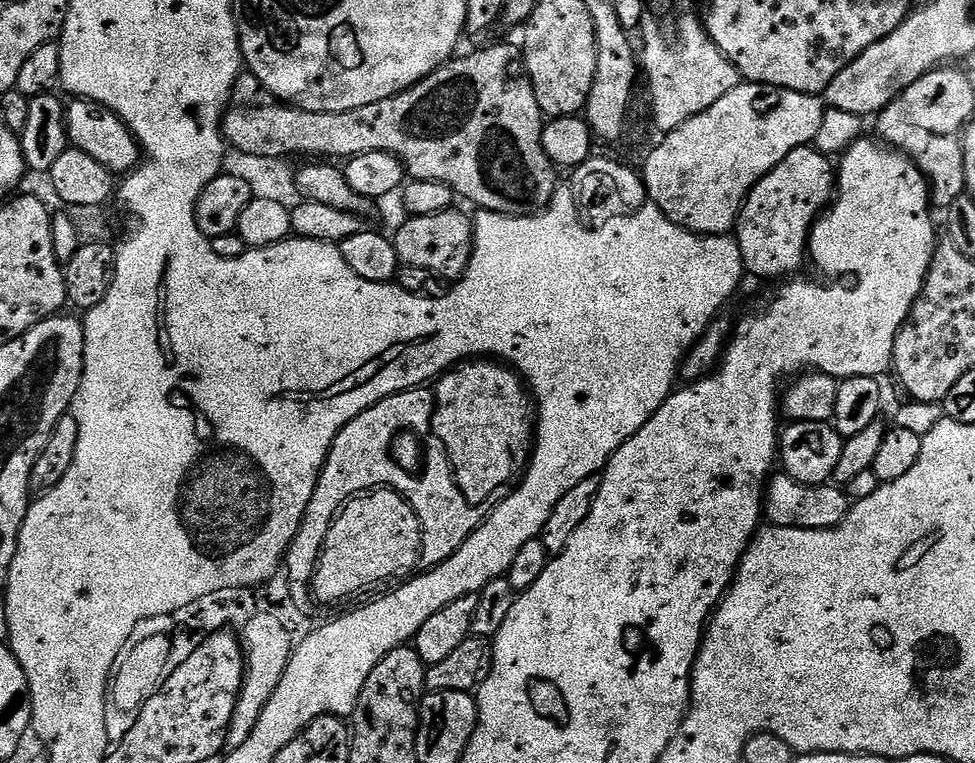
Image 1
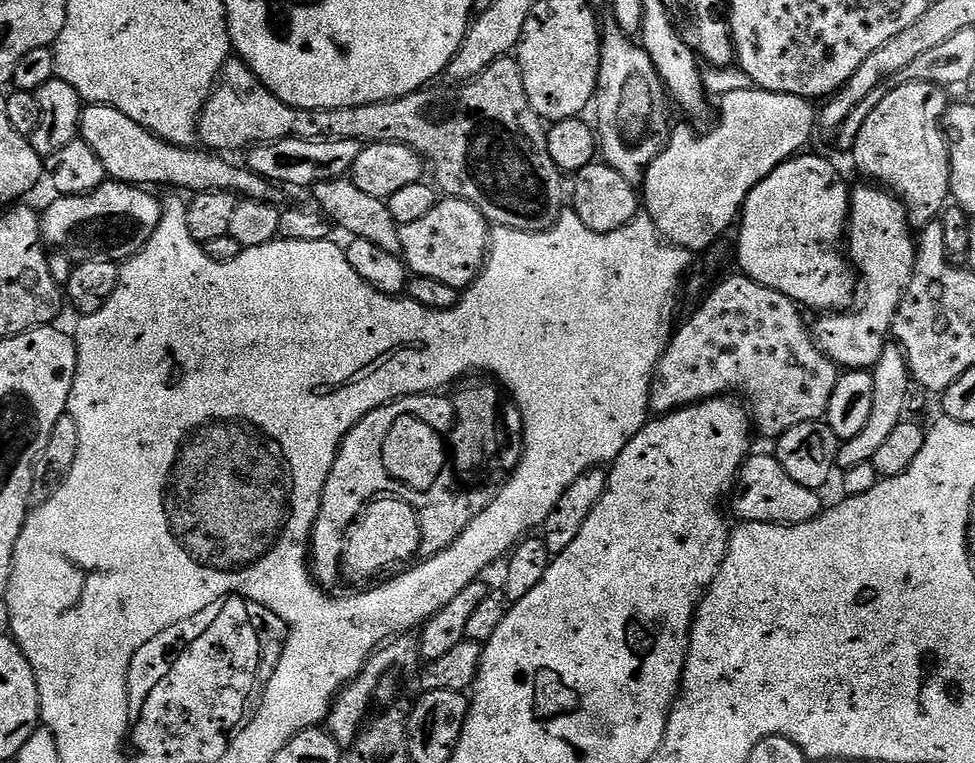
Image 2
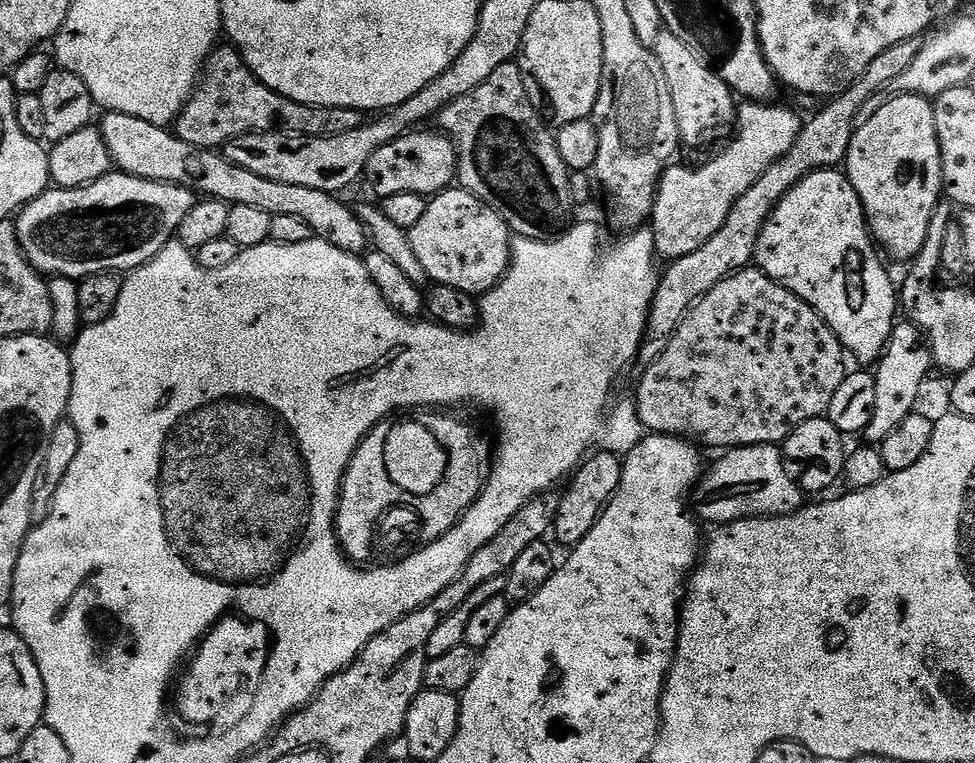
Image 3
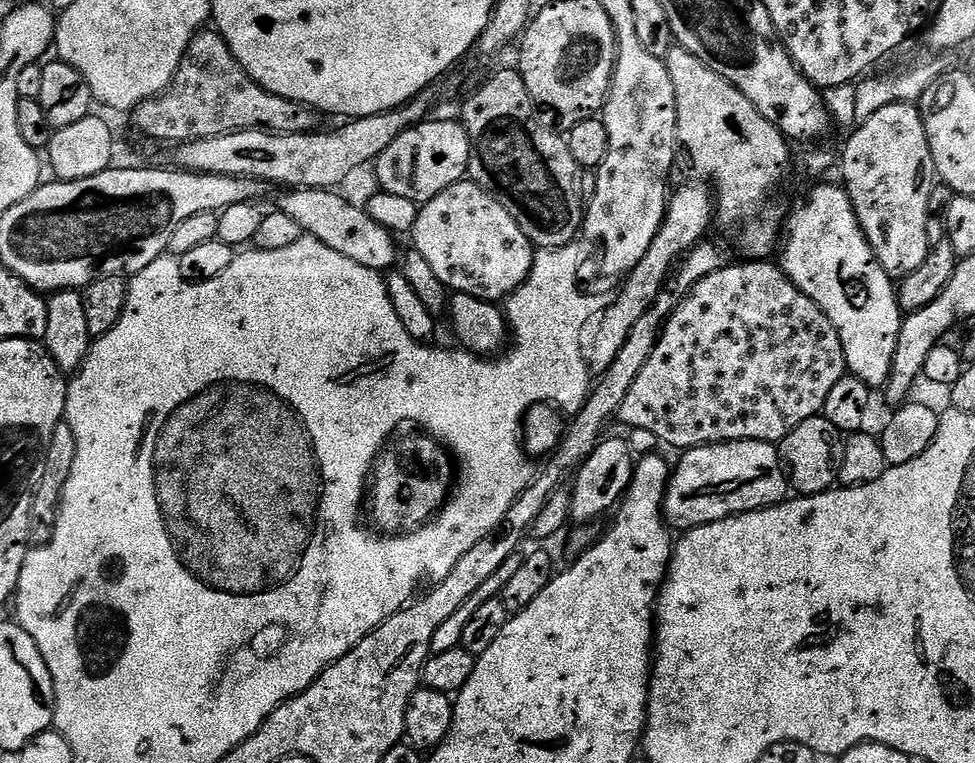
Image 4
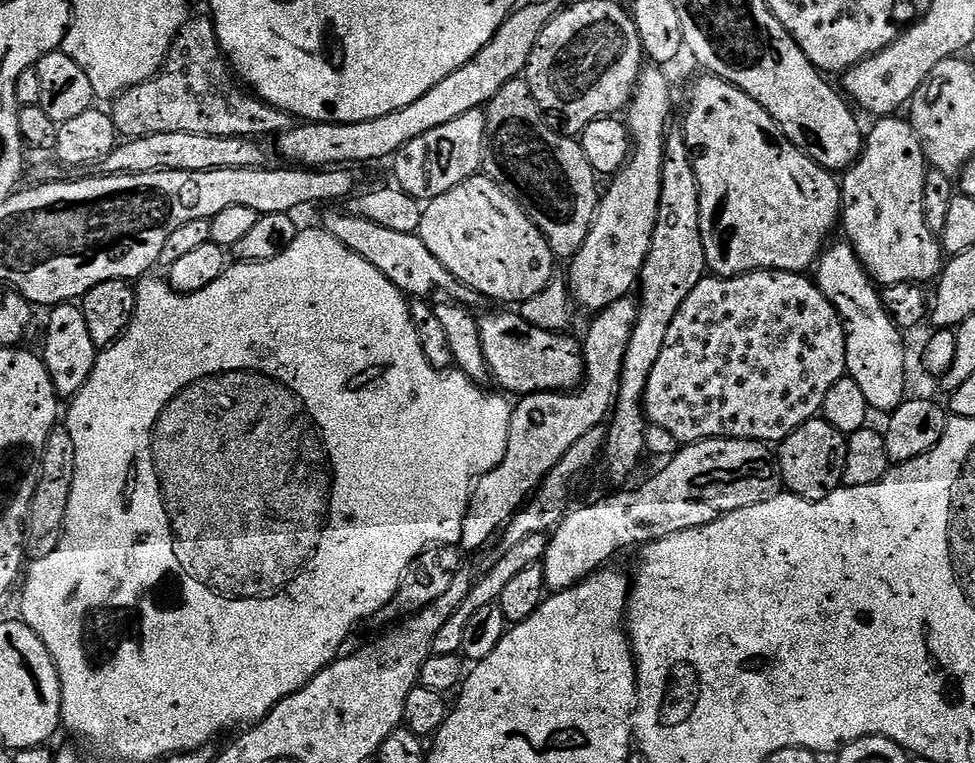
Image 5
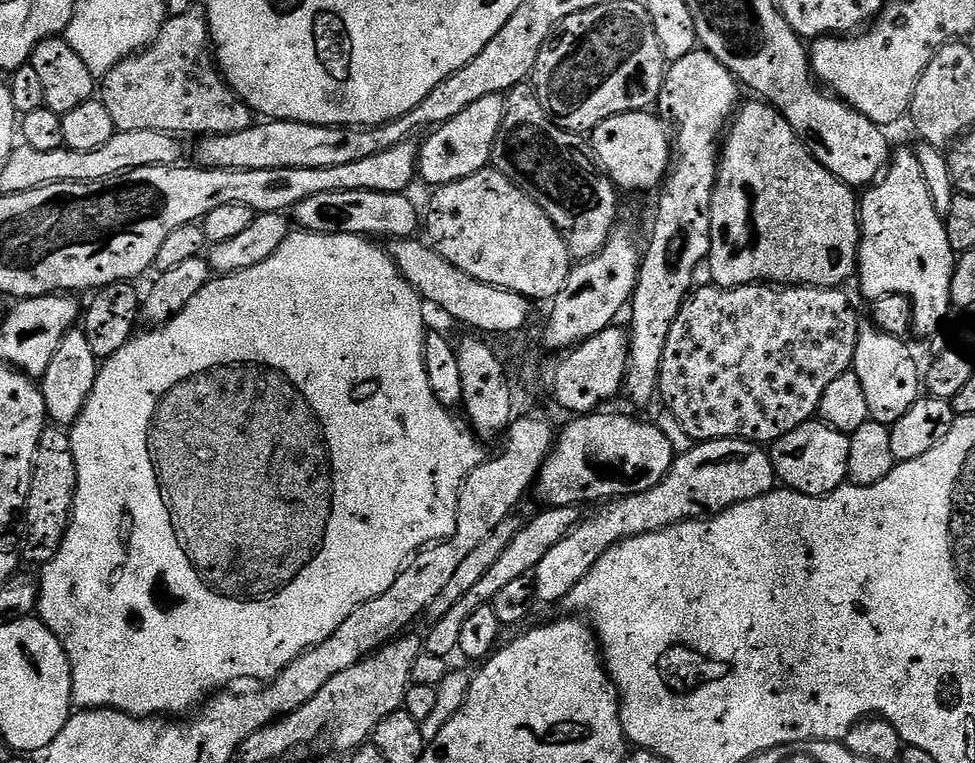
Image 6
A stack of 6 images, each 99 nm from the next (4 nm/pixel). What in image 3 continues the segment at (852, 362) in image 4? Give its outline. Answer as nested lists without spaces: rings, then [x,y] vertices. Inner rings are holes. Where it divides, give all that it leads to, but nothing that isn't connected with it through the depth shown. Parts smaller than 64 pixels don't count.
[[[839,167],[819,168],[806,174],[774,206],[758,234],[754,264],[759,271],[766,273],[774,282],[778,282],[786,290],[798,294],[798,298],[802,298],[811,308],[816,309],[816,313],[828,323],[830,330],[840,340],[841,346],[851,353],[851,355],[853,352],[860,360],[872,360],[871,362],[876,362],[884,355],[884,348],[888,345],[890,334],[898,323],[898,288],[895,283],[892,285],[892,280],[888,277],[888,272],[884,269],[883,262],[876,257],[875,251],[877,252],[877,249],[870,239],[870,229],[868,221],[864,219],[864,207],[858,198],[858,190],[854,190],[854,186],[848,181],[847,175]]]

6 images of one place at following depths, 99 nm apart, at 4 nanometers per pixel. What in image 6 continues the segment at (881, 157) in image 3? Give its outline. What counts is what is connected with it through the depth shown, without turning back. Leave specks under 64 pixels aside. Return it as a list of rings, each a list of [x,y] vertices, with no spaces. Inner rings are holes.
[[[915,151],[900,152],[891,157],[886,171],[859,197],[860,249],[856,259],[856,276],[860,280],[860,292],[868,302],[886,294],[902,294],[912,303],[911,335],[932,336],[944,324],[948,311],[953,311],[952,279],[956,273],[958,254],[950,246],[944,217],[934,210],[926,178],[918,166]]]

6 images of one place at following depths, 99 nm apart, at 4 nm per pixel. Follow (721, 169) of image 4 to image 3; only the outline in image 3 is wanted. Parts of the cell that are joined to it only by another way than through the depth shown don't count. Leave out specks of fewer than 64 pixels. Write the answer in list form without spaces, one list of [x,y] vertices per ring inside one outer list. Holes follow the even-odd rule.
[[[661,30],[650,47],[662,66],[662,74],[666,74],[666,86],[674,102],[681,145],[706,147],[727,124],[729,127],[733,123],[738,104],[732,89],[722,82],[720,75],[707,62],[700,60],[698,54],[690,50],[690,46],[686,46],[686,42],[682,42],[682,38],[674,38],[672,32]]]

